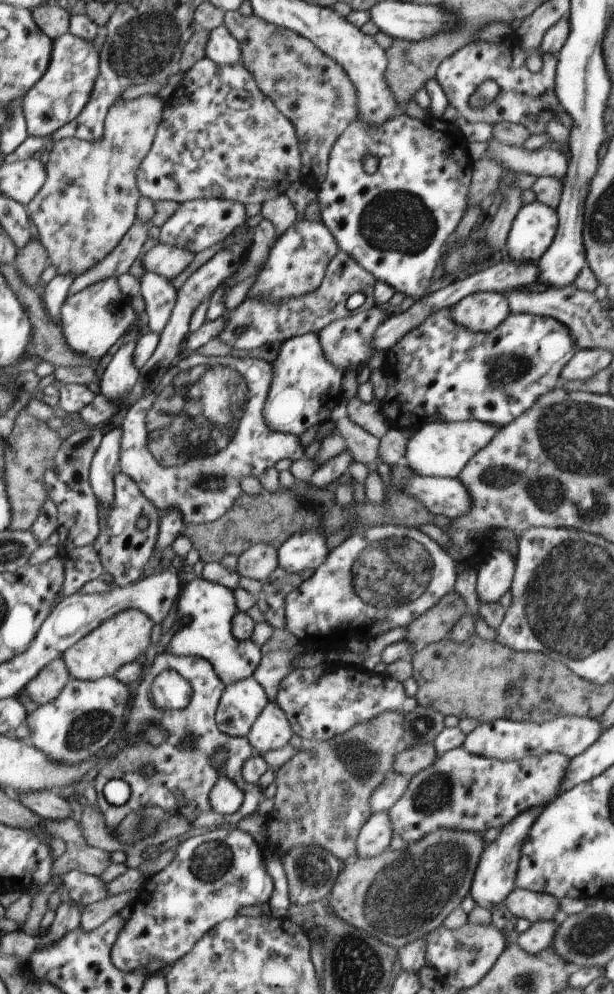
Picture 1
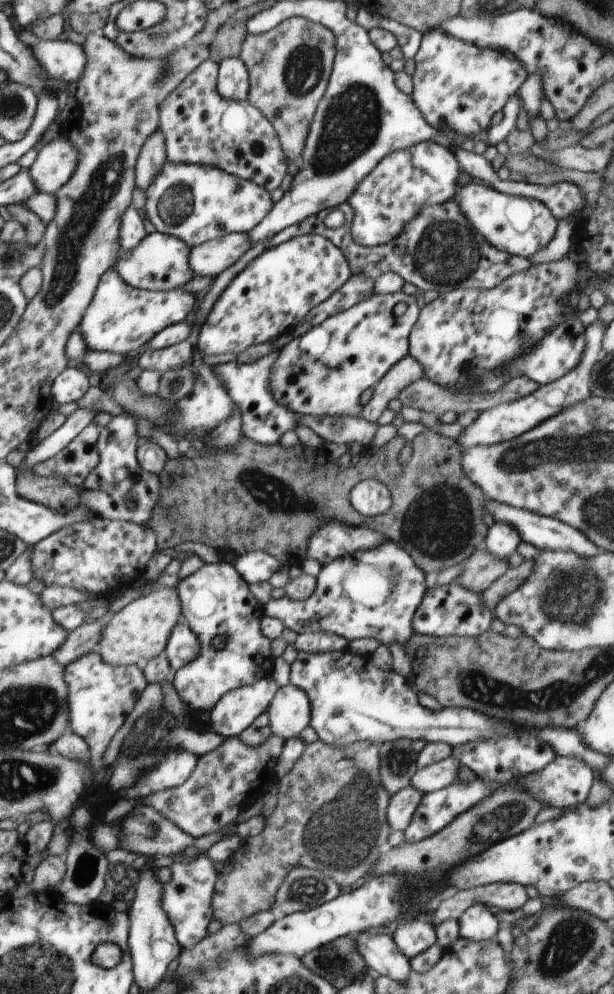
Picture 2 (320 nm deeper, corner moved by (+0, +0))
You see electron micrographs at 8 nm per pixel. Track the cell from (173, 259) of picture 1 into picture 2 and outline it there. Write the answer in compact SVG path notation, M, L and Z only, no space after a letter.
M247 232L230 233L221 239L212 239L191 247L189 265L195 276L216 278L252 247L251 236Z

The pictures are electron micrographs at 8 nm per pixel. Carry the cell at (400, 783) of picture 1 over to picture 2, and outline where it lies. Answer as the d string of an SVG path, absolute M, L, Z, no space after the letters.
M450 755L440 762L418 769L410 785L424 794L449 787L458 782L460 766L461 762L454 755Z

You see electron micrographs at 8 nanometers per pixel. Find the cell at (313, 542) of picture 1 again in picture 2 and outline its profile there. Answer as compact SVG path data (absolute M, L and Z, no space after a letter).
M246 551L246 554L233 560L233 567L248 584L268 581L274 572L285 565L286 562L279 561L267 551Z

